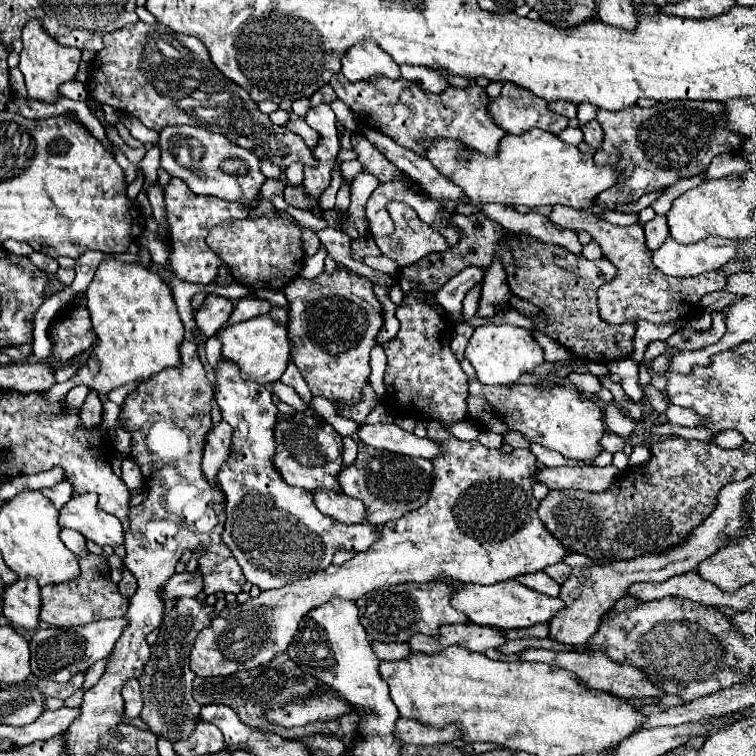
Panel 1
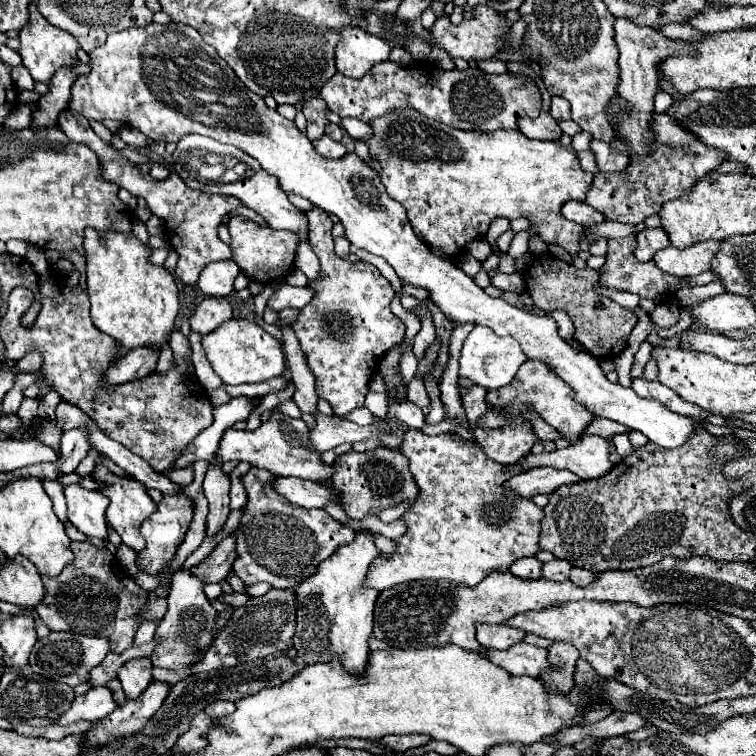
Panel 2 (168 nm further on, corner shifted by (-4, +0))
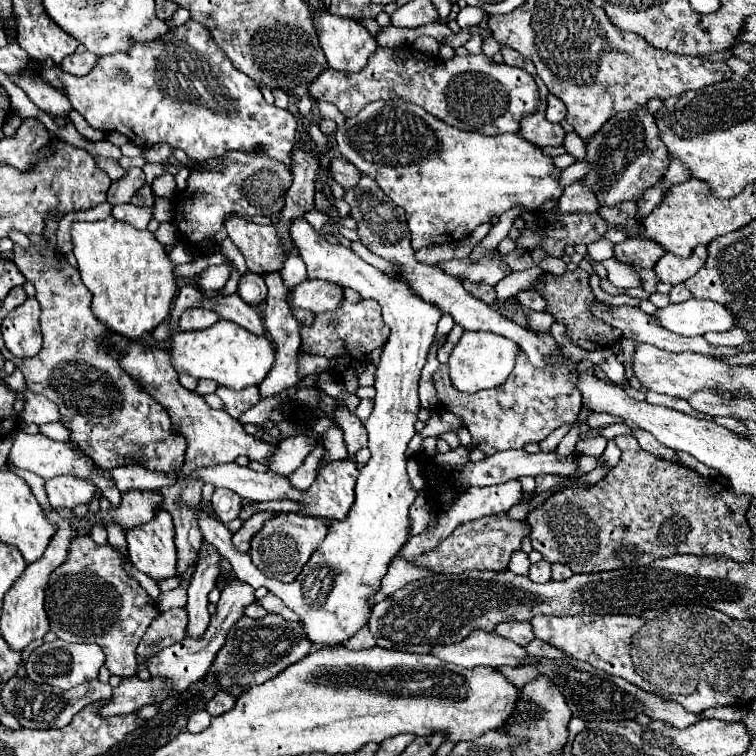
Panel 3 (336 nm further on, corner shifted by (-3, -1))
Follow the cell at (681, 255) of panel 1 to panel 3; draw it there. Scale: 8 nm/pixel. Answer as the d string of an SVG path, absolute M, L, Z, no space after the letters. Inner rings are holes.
M697 246L693 254L687 258L679 258L671 252L665 252L653 270L657 272L661 282L669 282L675 286L691 278L705 264L705 260L707 260L707 246Z

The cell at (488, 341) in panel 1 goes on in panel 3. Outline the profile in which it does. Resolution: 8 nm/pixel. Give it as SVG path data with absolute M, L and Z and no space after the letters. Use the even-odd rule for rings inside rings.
M465 332L449 358L451 382L461 392L479 392L485 388L501 386L515 366L517 352L519 346L505 336L495 336L491 332Z

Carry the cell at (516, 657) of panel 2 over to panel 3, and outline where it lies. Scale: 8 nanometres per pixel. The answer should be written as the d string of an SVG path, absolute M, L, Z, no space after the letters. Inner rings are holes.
M475 630L471 638L465 638L463 642L457 644L435 646L431 654L463 668L475 668L475 666L501 668L501 666L521 666L521 664L531 666L537 662L537 658L527 654L523 646L505 640L495 632L485 632L485 630Z

